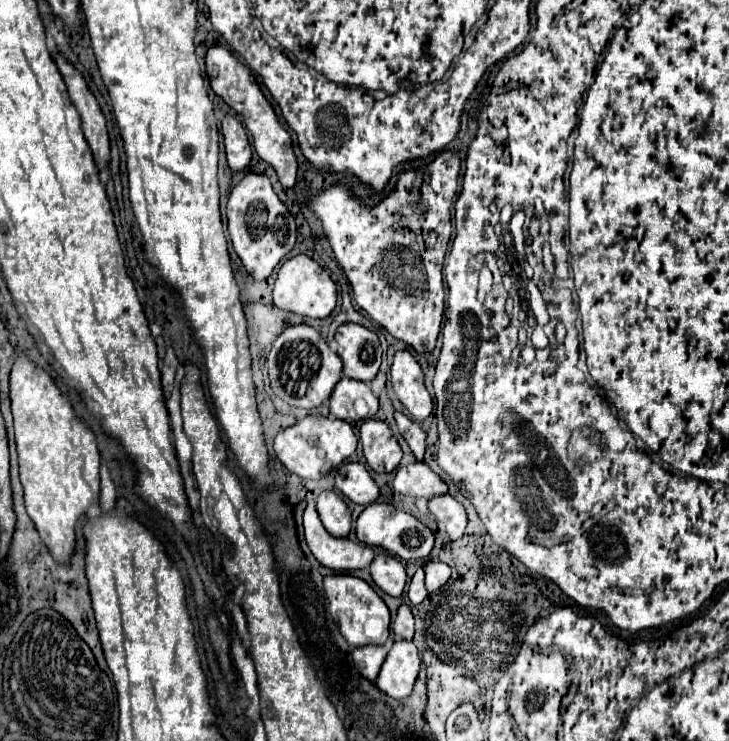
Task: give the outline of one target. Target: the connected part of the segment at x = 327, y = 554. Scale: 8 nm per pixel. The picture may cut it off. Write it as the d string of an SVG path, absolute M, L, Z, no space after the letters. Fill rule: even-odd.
M310 500L304 510L304 534L308 548L326 568L340 572L356 570L370 566L370 562L374 560L374 550L370 546L352 542L350 538L336 538L328 534L318 518L314 500Z

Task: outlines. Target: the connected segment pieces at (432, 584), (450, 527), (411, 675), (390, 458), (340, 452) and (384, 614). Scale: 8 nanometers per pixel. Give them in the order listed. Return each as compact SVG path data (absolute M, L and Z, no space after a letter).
M428 562L424 566L426 572L426 590L432 594L440 590L450 580L450 566L444 562Z
M450 494L434 496L428 500L428 510L436 516L438 522L444 524L448 536L452 540L458 540L466 530L466 512L464 506L458 504Z
M396 640L376 678L376 686L384 694L402 700L412 692L418 668L420 668L420 658L414 642Z
M364 420L360 428L364 456L374 472L392 472L402 460L402 448L388 424L380 420Z
M310 414L302 420L298 420L294 426L282 430L274 438L274 452L276 458L294 474L308 480L318 480L338 464L342 464L346 458L350 458L356 452L358 438L352 430L352 426L346 420L336 420L320 414Z
M332 574L324 578L324 592L328 610L334 616L340 634L352 648L366 644L386 644L390 636L390 610L368 582L350 574Z

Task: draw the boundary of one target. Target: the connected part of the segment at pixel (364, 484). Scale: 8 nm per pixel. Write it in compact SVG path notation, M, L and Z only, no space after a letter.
M344 462L336 472L336 488L354 504L372 504L378 498L378 486L366 466L358 462Z

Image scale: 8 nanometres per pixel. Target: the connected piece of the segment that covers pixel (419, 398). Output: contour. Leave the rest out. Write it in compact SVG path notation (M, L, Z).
M400 350L394 354L394 362L390 368L390 382L398 400L416 420L424 420L430 416L432 398L424 386L422 368L410 354L410 350Z

